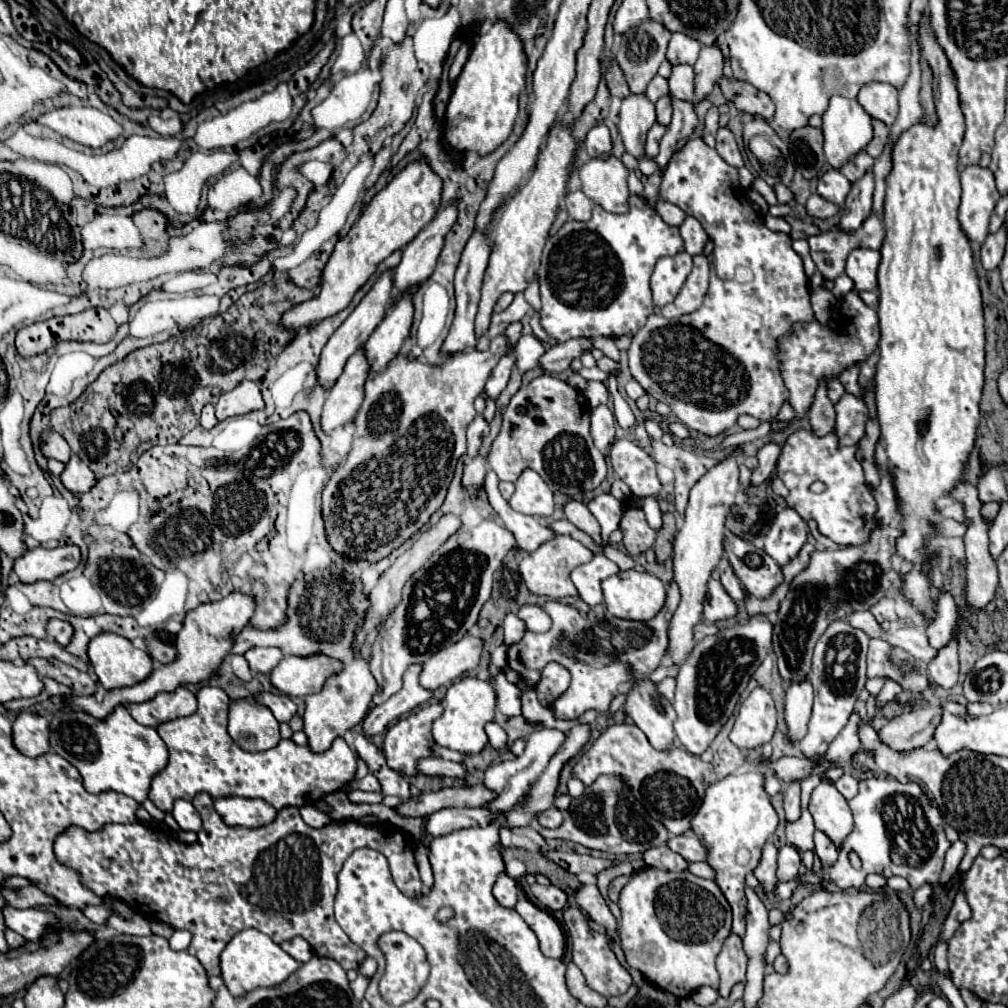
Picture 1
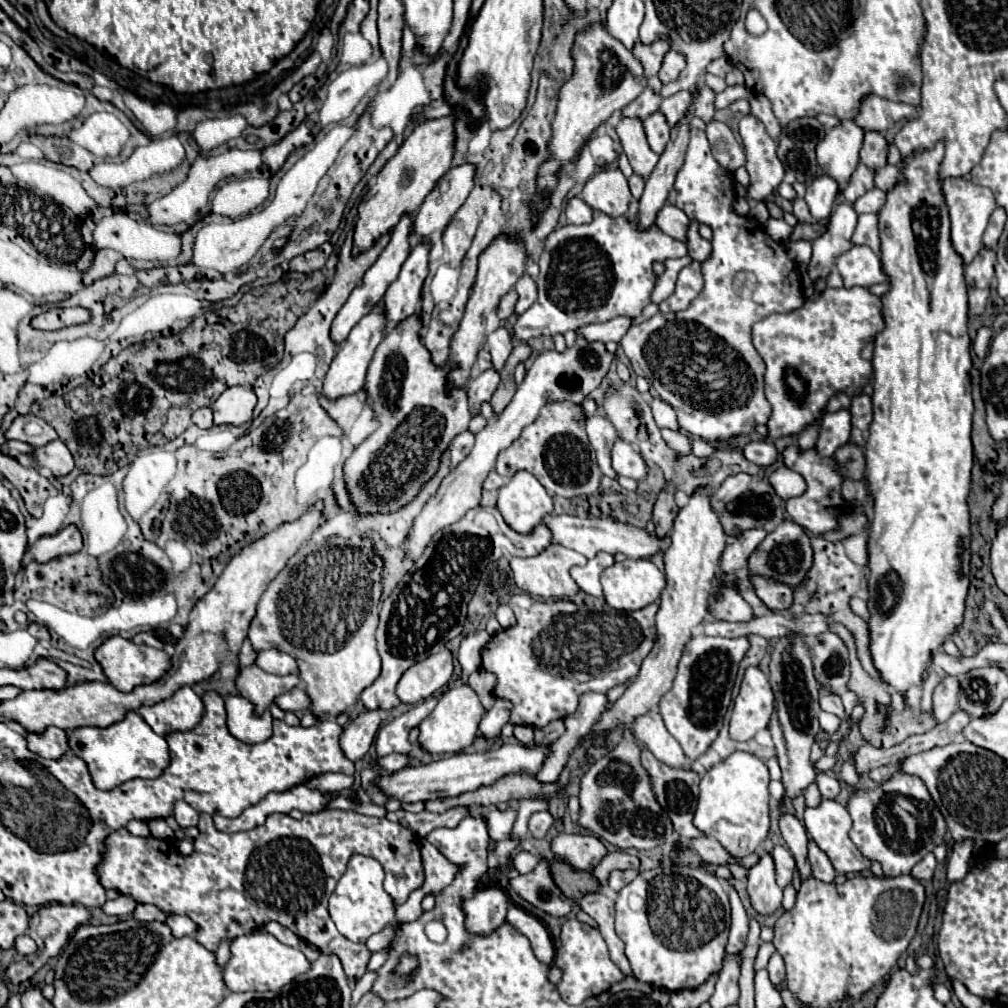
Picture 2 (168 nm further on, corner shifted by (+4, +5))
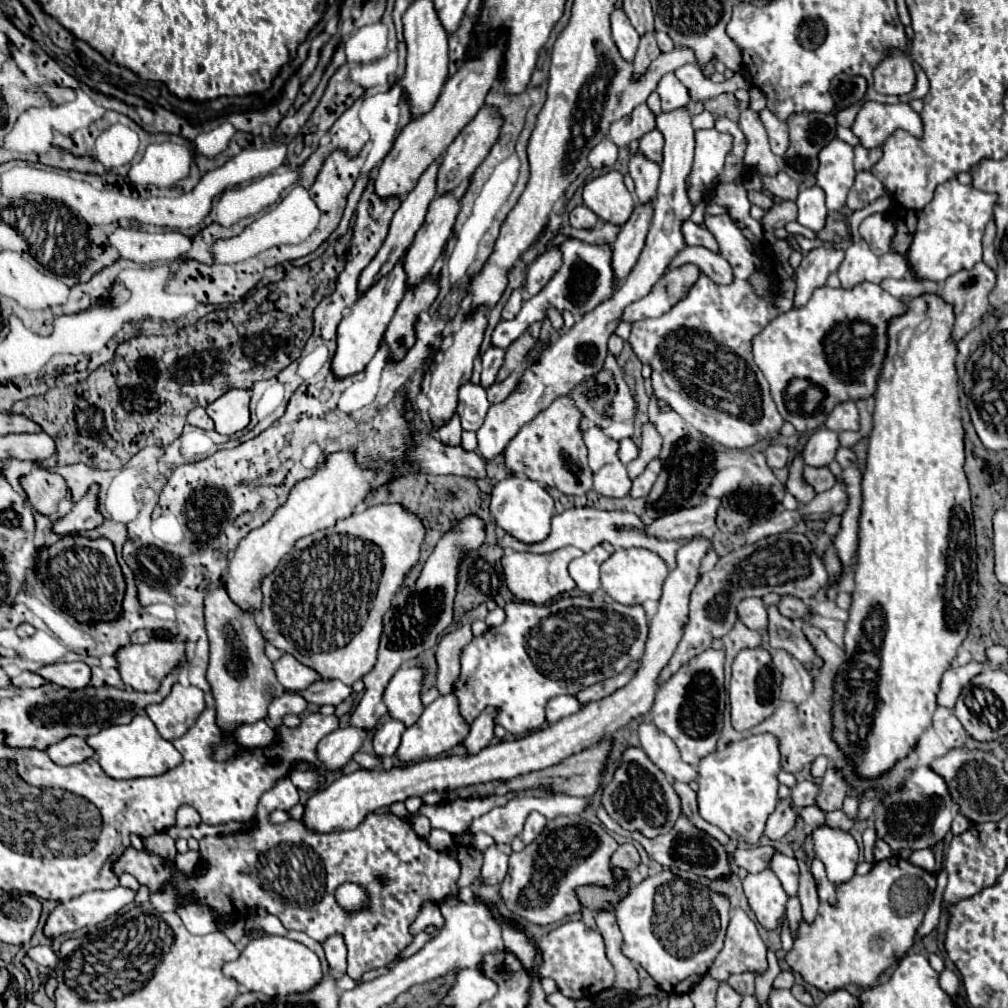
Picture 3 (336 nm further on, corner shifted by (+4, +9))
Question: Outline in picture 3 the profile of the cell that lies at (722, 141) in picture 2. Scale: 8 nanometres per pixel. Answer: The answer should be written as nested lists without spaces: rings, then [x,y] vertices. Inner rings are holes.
[[[703,111],[699,115],[693,115],[693,129],[711,129],[715,125],[715,117],[709,111]]]

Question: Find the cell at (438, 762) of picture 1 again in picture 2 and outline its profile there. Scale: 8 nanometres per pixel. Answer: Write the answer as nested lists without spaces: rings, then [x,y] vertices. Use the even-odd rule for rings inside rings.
[[[393,753],[389,757],[381,757],[379,759],[379,769],[387,769],[387,771],[399,771],[405,765],[409,765],[409,757],[407,755],[399,755],[399,753]]]

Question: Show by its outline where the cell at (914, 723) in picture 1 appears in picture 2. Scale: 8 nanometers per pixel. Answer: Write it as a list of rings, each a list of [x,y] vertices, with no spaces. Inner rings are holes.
[[[945,677],[933,691],[933,719],[937,723],[947,721],[953,711],[957,709],[957,691],[959,691],[959,679],[957,677]]]

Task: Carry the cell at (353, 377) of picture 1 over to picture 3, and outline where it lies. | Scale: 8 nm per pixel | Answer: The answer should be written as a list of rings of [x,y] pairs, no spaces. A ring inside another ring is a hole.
[[[405,255],[395,263],[393,271],[385,277],[381,277],[377,283],[373,283],[365,293],[359,295],[355,301],[351,313],[341,319],[337,327],[337,351],[333,357],[333,371],[337,377],[347,377],[353,373],[359,373],[367,367],[367,363],[373,359],[373,355],[379,349],[379,343],[387,331],[389,321],[393,319],[393,313],[401,301],[401,297],[407,291],[407,273],[403,269]]]

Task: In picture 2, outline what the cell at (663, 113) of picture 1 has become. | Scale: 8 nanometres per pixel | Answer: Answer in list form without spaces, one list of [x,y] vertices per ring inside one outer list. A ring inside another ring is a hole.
[[[661,111],[651,113],[643,121],[643,127],[645,127],[645,135],[647,135],[647,141],[649,141],[649,147],[655,153],[661,155],[665,145],[667,145],[667,141],[669,141],[669,123],[667,123],[665,115]]]

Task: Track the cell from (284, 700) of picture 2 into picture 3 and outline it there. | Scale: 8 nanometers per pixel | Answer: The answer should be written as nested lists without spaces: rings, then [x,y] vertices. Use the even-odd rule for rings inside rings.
[[[319,679],[317,683],[313,683],[309,689],[305,689],[305,693],[299,693],[303,695],[309,703],[317,703],[317,705],[339,705],[341,701],[349,699],[349,695],[353,693],[353,689],[337,679],[329,679],[329,681],[323,681]]]

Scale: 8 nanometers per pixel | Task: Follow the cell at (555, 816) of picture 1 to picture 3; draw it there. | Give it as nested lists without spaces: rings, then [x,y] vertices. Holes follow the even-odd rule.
[[[531,813],[531,815],[527,817],[527,821],[525,821],[523,831],[521,831],[523,843],[531,843],[531,841],[543,831],[545,823],[547,823],[547,819],[545,819],[541,813]]]

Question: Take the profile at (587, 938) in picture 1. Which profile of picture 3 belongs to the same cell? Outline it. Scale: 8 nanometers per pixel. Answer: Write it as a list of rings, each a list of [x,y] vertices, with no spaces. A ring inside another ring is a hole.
[[[579,919],[567,921],[553,929],[551,933],[547,933],[537,943],[537,951],[541,957],[541,963],[537,965],[539,977],[551,977],[557,983],[559,991],[569,999],[587,999],[613,987],[615,971],[605,957],[603,937],[599,931],[589,929]]]

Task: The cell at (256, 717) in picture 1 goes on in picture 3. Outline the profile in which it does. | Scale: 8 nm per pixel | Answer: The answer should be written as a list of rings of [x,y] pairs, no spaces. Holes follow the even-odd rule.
[[[265,721],[241,725],[241,729],[237,729],[237,745],[241,749],[265,749],[273,743],[275,743],[275,731]]]

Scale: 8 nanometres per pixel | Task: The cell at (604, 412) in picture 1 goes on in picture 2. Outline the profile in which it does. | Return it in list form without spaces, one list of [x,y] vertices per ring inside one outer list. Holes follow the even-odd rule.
[[[593,415],[587,419],[587,435],[589,441],[597,453],[597,461],[599,461],[599,469],[609,475],[609,477],[617,477],[617,473],[611,469],[611,447],[617,439],[617,431],[613,427],[613,423],[601,415]]]

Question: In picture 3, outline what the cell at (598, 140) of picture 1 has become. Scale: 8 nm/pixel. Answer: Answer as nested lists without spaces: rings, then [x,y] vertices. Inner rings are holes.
[[[609,139],[601,141],[599,145],[595,145],[589,153],[589,165],[593,169],[603,169],[603,167],[613,167],[613,163],[617,161],[617,145]]]

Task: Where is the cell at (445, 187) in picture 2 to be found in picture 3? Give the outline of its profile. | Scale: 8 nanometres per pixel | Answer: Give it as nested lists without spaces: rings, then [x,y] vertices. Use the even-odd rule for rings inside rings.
[[[483,105],[479,109],[479,113],[465,125],[465,129],[447,147],[447,153],[441,159],[441,167],[439,167],[439,175],[437,175],[437,193],[447,193],[451,189],[457,189],[463,179],[473,177],[475,169],[481,165],[481,161],[487,157],[489,149],[495,145],[501,125],[503,125],[503,117],[497,107]]]

